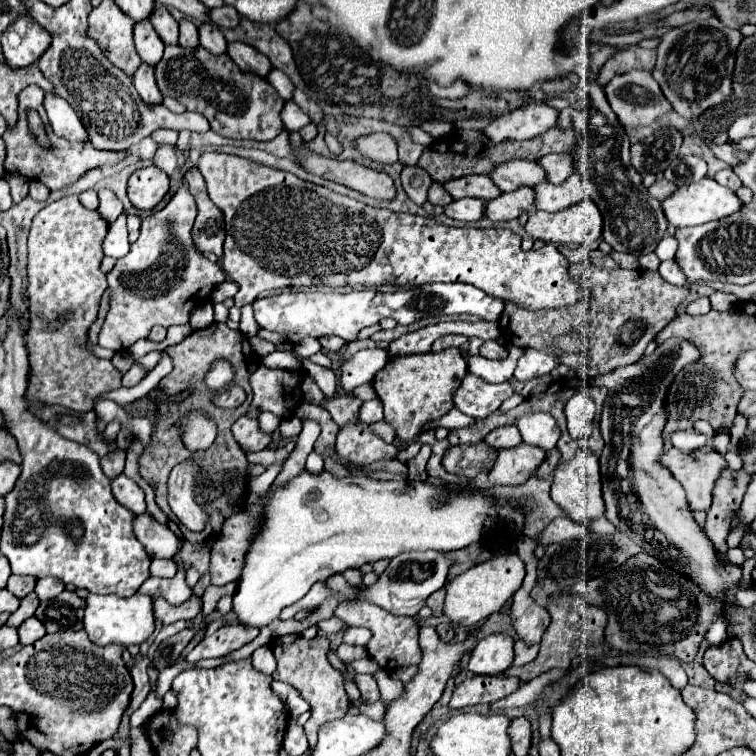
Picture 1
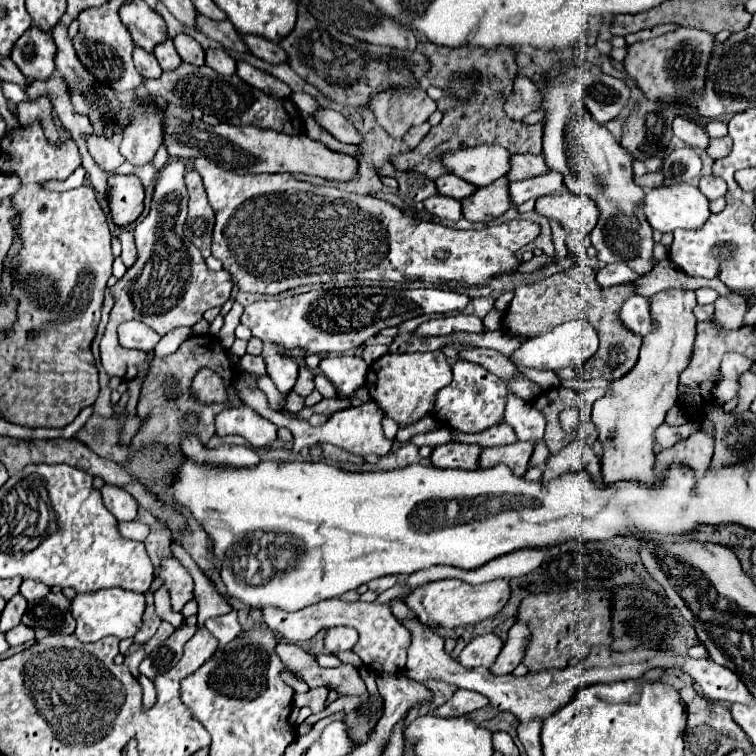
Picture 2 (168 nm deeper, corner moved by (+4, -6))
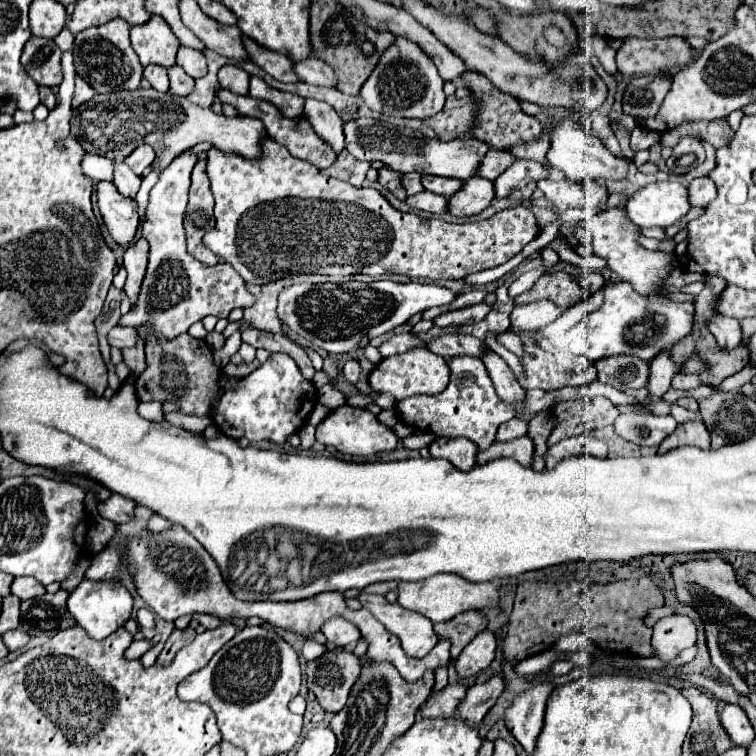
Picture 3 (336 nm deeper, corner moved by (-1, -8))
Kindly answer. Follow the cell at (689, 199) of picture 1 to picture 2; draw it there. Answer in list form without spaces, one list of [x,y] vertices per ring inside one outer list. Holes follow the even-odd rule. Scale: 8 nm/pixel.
[[[692,184],[652,188],[644,196],[644,216],[652,230],[672,232],[676,228],[700,228],[708,220],[708,200]]]

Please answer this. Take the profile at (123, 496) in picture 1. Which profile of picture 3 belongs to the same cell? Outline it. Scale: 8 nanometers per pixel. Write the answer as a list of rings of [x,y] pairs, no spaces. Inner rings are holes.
[[[113,494],[109,500],[99,502],[97,506],[99,514],[107,520],[113,520],[117,524],[121,522],[131,522],[135,518],[135,502],[131,498],[125,498],[121,494]]]

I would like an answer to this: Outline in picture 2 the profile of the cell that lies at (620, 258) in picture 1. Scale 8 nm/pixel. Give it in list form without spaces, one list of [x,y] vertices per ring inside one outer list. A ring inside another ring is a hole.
[[[606,264],[596,272],[596,282],[600,286],[618,286],[636,280],[636,274],[626,264]]]

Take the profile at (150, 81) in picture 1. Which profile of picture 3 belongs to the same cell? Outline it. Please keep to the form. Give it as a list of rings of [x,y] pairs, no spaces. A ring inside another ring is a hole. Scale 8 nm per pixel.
[[[137,146],[137,148],[125,158],[127,166],[129,166],[135,174],[139,174],[139,176],[141,176],[141,172],[143,172],[153,160],[155,160],[155,152],[149,150],[149,146]]]

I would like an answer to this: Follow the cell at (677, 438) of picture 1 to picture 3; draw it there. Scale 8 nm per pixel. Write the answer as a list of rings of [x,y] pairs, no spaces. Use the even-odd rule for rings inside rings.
[[[621,414],[615,420],[615,432],[639,446],[659,446],[675,428],[677,422],[673,416]]]

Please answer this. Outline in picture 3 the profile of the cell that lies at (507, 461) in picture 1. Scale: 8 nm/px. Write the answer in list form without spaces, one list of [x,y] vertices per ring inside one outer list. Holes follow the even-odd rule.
[[[527,436],[515,438],[513,442],[495,442],[477,454],[477,464],[485,464],[497,458],[515,458],[521,466],[529,466],[533,460],[533,450],[533,440]]]

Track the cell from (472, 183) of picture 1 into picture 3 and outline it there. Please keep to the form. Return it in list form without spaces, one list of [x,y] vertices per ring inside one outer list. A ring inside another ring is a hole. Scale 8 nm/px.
[[[425,176],[425,178],[423,178],[423,186],[425,186],[425,190],[429,190],[429,192],[435,192],[435,194],[441,194],[441,196],[449,198],[449,196],[453,196],[457,190],[461,190],[463,182],[457,180],[457,178]]]

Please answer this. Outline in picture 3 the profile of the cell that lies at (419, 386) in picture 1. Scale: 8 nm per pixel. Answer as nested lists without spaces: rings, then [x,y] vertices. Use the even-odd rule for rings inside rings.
[[[413,348],[409,352],[383,358],[369,374],[369,386],[375,392],[391,394],[397,402],[401,402],[403,398],[409,398],[413,394],[439,394],[447,388],[447,382],[449,382],[447,360],[425,348]]]

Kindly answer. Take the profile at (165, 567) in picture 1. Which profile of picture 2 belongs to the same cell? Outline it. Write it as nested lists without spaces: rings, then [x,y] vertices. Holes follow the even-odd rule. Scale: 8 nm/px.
[[[161,586],[154,593],[154,605],[156,614],[158,614],[162,620],[170,622],[174,628],[180,628],[180,626],[182,626],[184,618],[182,618],[182,614],[176,614],[176,612],[172,612],[170,596],[165,586]]]

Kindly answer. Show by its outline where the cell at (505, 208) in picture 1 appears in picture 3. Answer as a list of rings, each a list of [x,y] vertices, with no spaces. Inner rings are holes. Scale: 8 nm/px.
[[[469,178],[463,188],[449,198],[449,214],[457,218],[467,218],[481,214],[495,198],[493,182],[487,178]]]

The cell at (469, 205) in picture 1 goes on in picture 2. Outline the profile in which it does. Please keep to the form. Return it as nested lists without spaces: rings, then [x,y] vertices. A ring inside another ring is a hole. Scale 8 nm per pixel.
[[[436,194],[436,196],[426,198],[422,204],[424,204],[424,208],[426,208],[428,212],[432,212],[434,216],[438,216],[438,218],[442,218],[442,220],[452,220],[452,222],[456,222],[456,220],[462,218],[460,202],[454,200],[454,198]]]

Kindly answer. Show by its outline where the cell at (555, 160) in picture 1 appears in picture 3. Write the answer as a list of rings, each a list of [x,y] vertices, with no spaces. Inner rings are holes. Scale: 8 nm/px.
[[[491,150],[483,162],[485,164],[481,166],[479,174],[489,180],[497,180],[511,164],[517,162],[517,158],[513,152],[507,152],[507,150]]]

